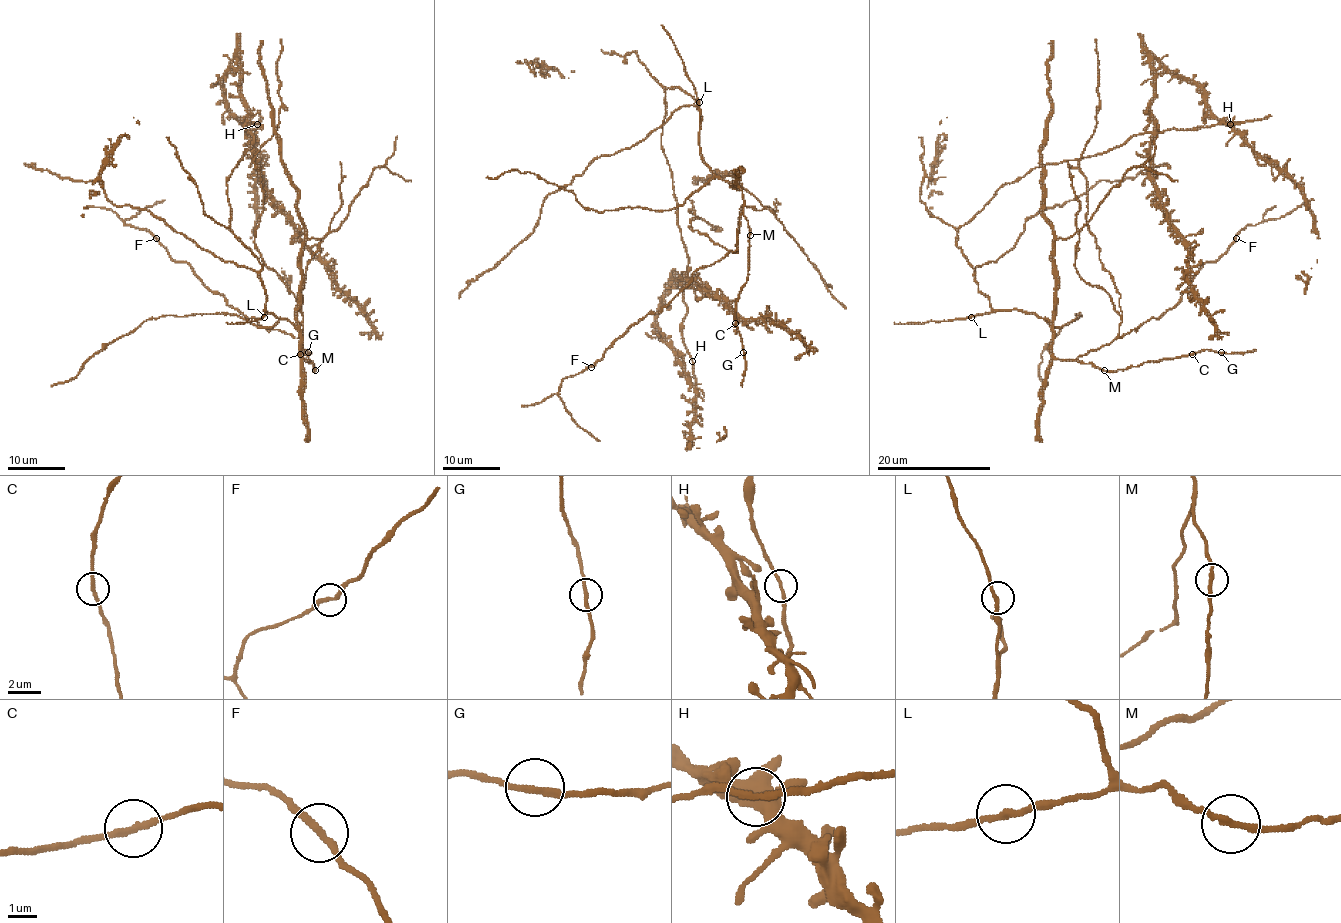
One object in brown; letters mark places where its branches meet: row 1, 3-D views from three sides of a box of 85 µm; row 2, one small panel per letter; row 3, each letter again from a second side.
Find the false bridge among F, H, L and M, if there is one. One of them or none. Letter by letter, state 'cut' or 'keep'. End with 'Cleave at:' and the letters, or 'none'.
F: keep
H: keep
L: keep
M: keep
Cleave at: none

